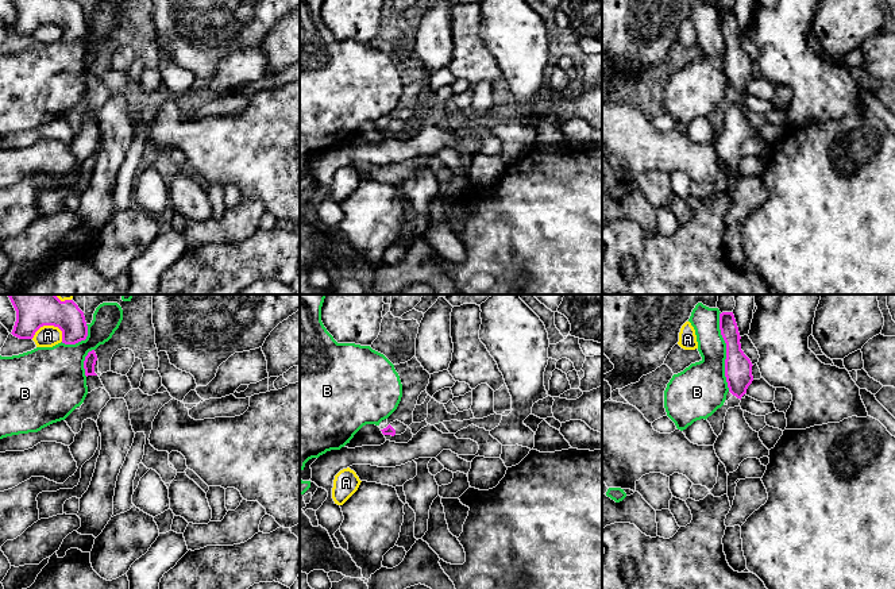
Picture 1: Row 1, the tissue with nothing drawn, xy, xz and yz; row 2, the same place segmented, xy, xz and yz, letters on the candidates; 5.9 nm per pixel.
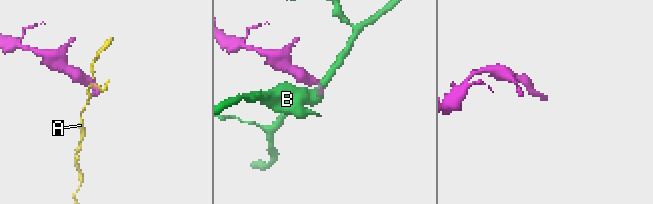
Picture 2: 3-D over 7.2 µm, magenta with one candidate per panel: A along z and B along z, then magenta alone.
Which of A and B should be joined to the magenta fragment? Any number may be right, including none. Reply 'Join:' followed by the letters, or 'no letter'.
Join: no letter

